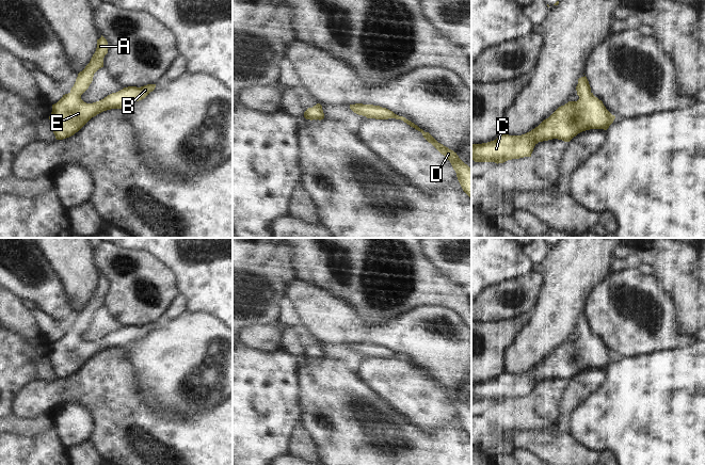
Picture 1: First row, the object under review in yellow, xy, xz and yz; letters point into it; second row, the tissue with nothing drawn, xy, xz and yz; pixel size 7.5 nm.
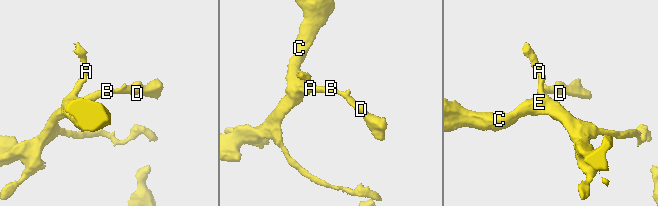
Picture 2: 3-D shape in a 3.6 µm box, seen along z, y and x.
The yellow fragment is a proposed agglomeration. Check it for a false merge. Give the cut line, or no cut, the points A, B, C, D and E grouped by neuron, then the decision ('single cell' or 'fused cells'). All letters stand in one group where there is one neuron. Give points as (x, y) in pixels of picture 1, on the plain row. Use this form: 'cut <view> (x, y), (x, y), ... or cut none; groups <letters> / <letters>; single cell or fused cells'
cut none; groups A B C D E; single cell

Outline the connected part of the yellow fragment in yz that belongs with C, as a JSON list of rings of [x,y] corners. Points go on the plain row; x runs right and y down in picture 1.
[[[586,315],[578,318],[576,325],[579,338],[559,346],[538,366],[522,374],[503,371],[494,380],[471,383],[475,401],[503,402],[508,399],[531,396],[539,381],[552,378],[570,381],[578,372],[590,368],[607,369],[615,355],[593,334]]]

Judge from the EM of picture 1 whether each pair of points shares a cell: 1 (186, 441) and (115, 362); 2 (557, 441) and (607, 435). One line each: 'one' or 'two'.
1: one
2: two

